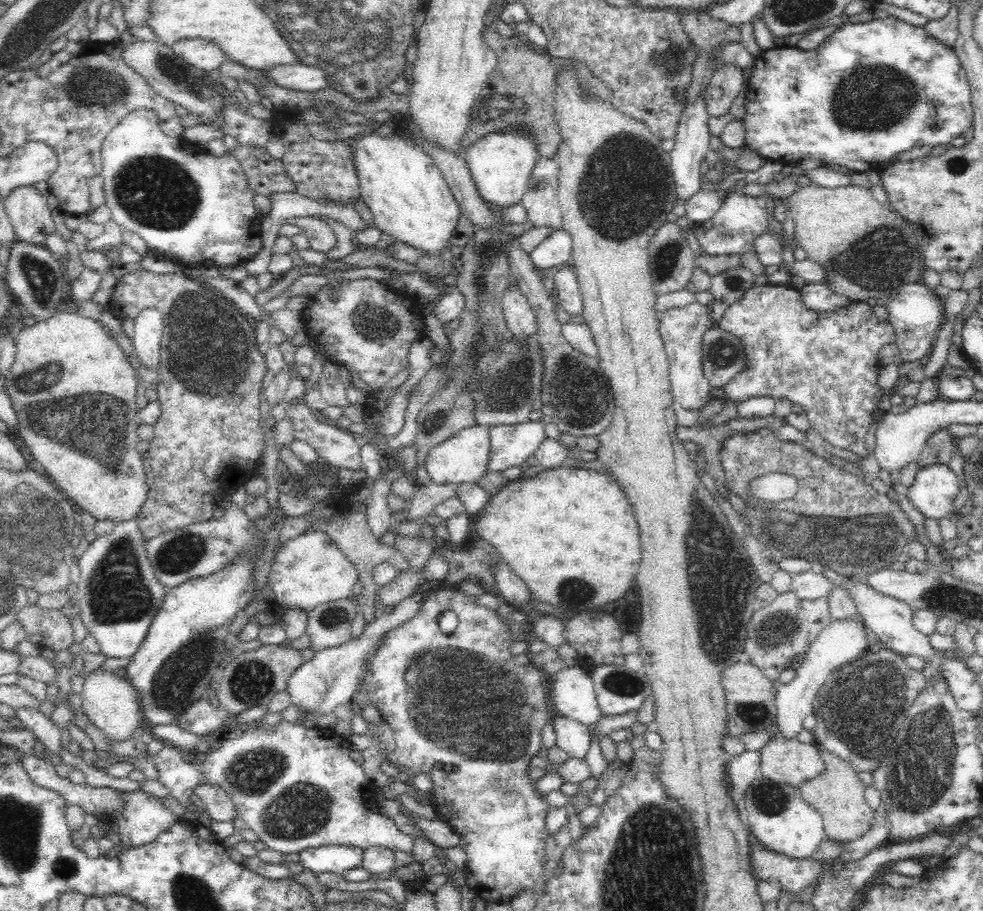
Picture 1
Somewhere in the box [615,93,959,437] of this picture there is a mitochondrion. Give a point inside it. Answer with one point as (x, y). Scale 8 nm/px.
(884, 255)

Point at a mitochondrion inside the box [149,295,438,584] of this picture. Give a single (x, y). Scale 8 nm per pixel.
(180, 554)

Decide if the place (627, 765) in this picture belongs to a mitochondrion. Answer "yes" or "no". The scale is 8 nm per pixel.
no

